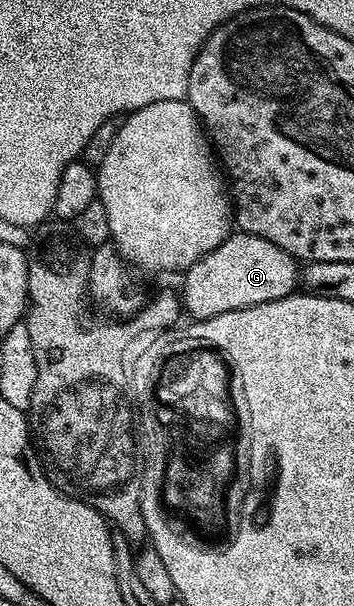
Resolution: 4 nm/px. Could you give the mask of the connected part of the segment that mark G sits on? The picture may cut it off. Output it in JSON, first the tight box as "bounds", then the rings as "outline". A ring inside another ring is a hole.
{"bounds":[183,230,299,320],"outline":[[[238,230],[230,234],[211,253],[195,261],[184,272],[185,291],[183,307],[193,314],[194,320],[219,317],[219,313],[231,313],[235,309],[247,309],[263,305],[267,301],[282,299],[294,294],[299,283],[299,263],[279,245],[271,245],[263,237],[248,235]],[[298,267],[298,271],[297,271]]]}

